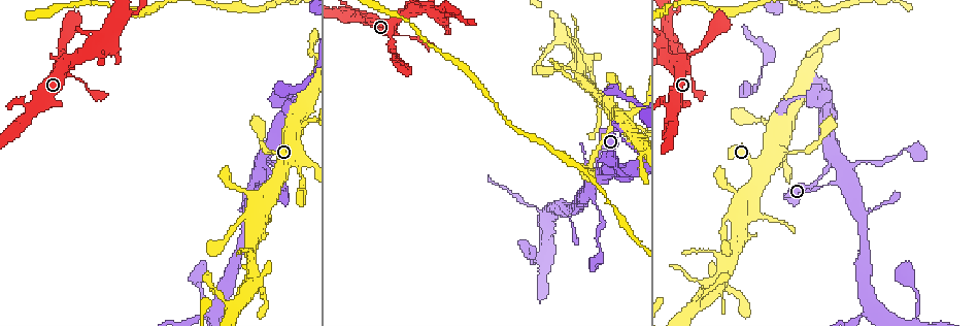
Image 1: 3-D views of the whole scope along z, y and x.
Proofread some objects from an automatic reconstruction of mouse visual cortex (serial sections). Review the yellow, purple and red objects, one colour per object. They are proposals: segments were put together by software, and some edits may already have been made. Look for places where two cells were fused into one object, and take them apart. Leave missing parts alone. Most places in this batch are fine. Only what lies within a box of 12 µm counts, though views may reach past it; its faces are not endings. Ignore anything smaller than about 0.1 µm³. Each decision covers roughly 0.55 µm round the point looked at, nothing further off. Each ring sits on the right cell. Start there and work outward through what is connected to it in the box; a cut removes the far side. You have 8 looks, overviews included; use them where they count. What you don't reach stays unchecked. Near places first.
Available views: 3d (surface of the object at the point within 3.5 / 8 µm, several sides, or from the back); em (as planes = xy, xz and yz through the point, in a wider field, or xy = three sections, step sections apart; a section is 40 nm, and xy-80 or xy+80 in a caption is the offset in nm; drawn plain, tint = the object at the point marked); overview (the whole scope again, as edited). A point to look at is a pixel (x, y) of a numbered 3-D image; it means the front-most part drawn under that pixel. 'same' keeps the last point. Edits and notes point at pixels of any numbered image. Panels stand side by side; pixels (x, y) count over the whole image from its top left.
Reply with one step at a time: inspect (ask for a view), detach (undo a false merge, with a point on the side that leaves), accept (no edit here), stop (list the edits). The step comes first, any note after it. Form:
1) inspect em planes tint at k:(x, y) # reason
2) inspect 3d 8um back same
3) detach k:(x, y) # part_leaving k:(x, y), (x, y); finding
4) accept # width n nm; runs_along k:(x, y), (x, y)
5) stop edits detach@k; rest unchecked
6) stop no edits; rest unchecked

inspect 3d 8um at 1:(295, 159)

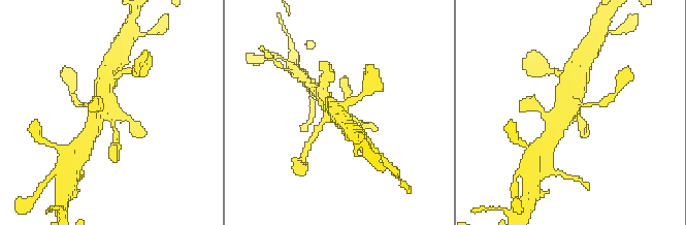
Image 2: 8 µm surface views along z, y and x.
inspect em xy step 3 tint at 2:(572, 114) # need the tissue

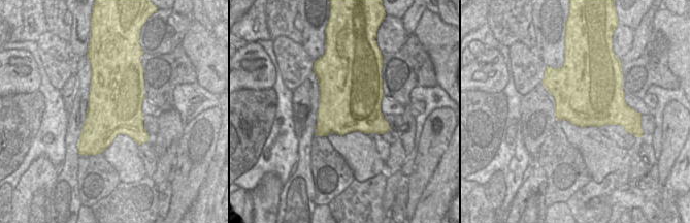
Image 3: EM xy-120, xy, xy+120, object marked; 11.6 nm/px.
accept # width 750 nm; runs_along 2:(546, 114), (566, 111), (575, 79); continuous, no second cell

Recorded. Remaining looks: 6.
inspect 3d 3.5um at 1:(599, 212) # thin neck

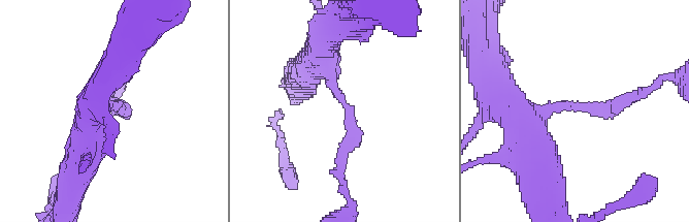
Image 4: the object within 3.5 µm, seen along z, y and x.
inspect em xy step 3 tint at 4:(118, 102) # arm_widths 200, 350 nm; now the EM

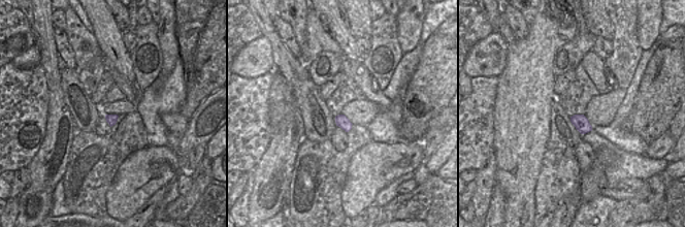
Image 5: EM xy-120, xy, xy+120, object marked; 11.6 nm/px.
accept # runs_along 4:(525, 129), (564, 103), (635, 97); one cell here

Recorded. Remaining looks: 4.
inspect 3d 3.5um at 1:(460, 15) # sharp bend

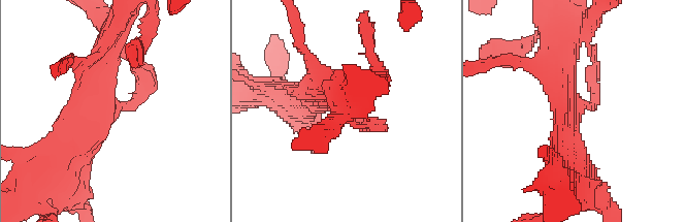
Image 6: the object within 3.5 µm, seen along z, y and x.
inspect em xy step 2 tint at 6:(576, 106)

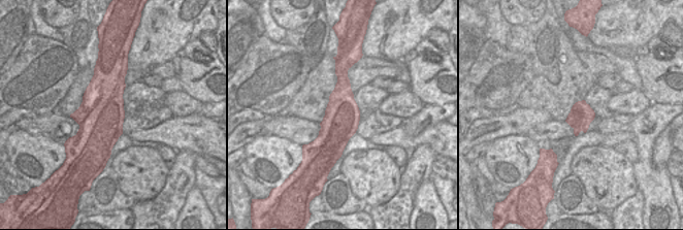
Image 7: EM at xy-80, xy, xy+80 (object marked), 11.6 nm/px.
accept # width 420 nm; runs_along 6:(65, 161), (141, 95), (138, 69); continuous, no second cell

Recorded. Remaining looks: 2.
stop no edits; rest unchecked

